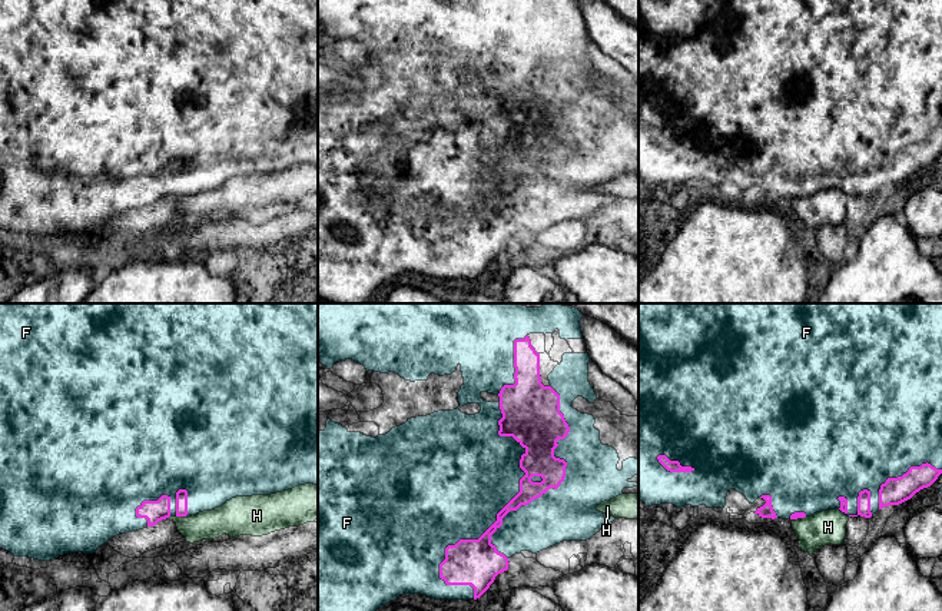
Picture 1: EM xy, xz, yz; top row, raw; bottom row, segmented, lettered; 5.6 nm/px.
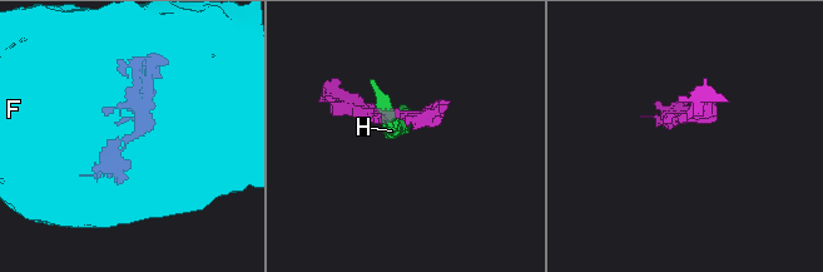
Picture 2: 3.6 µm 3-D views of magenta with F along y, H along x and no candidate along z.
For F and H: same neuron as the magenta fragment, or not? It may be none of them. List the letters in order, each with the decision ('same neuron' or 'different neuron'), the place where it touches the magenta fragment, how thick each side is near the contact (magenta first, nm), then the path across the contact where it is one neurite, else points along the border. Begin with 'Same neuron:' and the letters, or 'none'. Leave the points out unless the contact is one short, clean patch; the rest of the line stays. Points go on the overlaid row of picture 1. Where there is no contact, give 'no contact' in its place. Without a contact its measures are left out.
Same neuron: F
F: same neuron; contact xz (497, 517); calibres 200 and 480 nm
H: different neuron; contact xy (181, 515); calibres 60 and 160 nm

